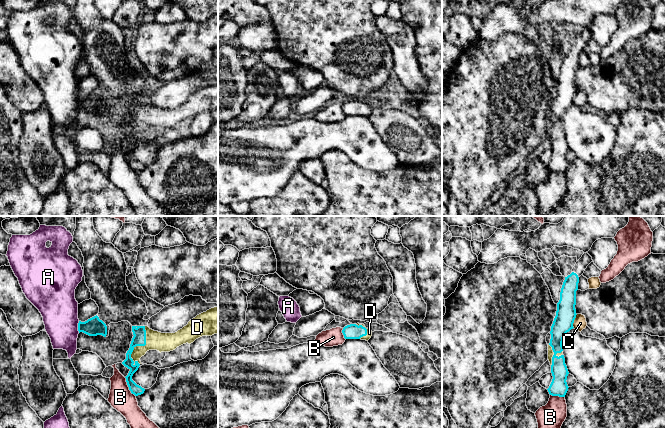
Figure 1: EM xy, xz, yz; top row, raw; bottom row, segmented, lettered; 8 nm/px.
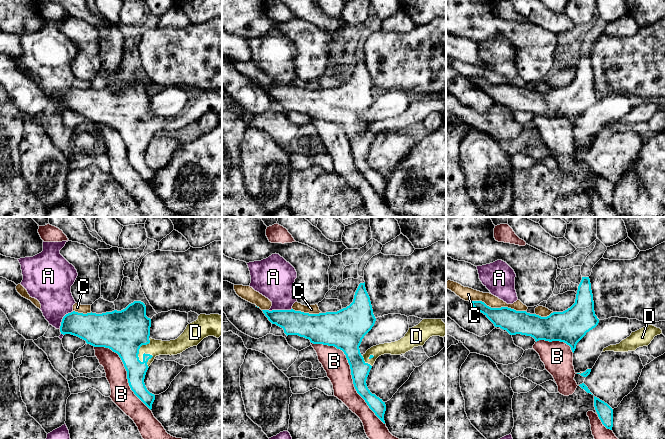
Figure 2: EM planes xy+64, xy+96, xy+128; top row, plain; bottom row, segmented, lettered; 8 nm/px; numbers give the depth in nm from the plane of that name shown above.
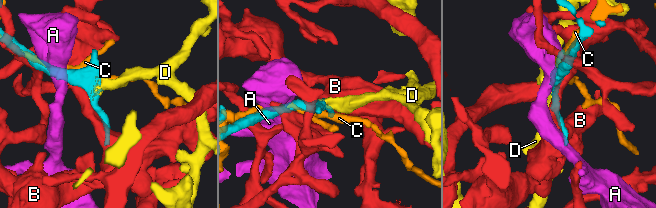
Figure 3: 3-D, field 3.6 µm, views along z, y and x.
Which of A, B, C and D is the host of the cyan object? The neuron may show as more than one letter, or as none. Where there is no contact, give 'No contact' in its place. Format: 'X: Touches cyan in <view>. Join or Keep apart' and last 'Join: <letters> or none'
A: Touches cyan in xy. Keep apart
B: Touches cyan in xy. Keep apart
C: Touches cyan in yz. Keep apart
D: Touches cyan in xy. Join
Join: D

